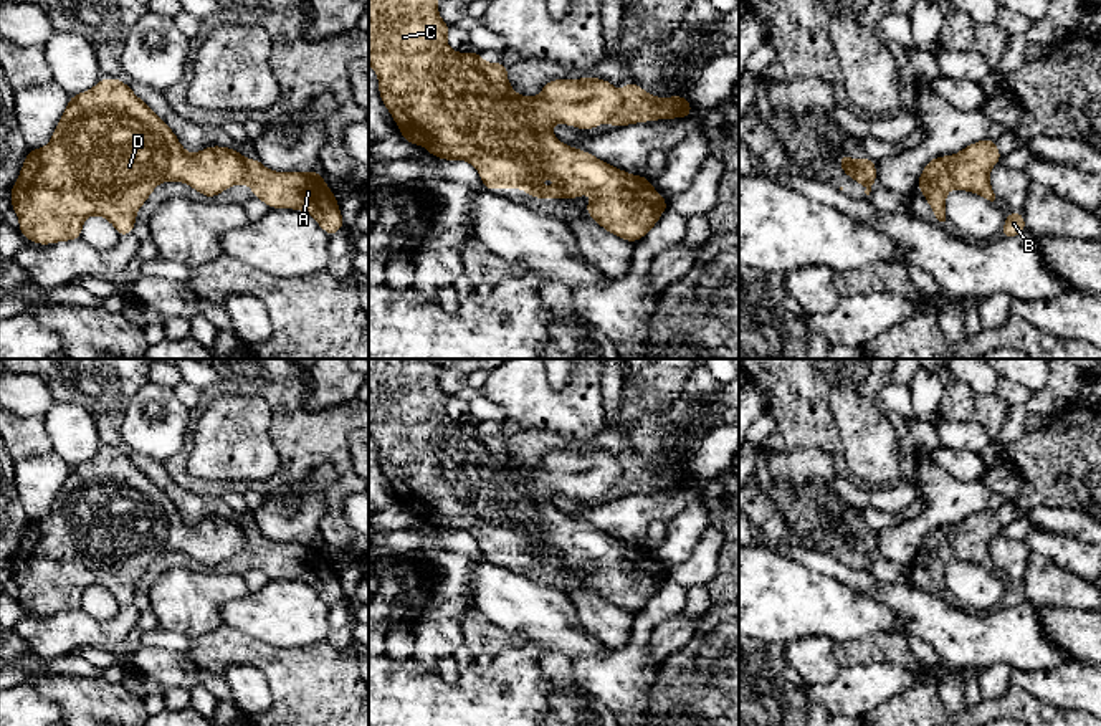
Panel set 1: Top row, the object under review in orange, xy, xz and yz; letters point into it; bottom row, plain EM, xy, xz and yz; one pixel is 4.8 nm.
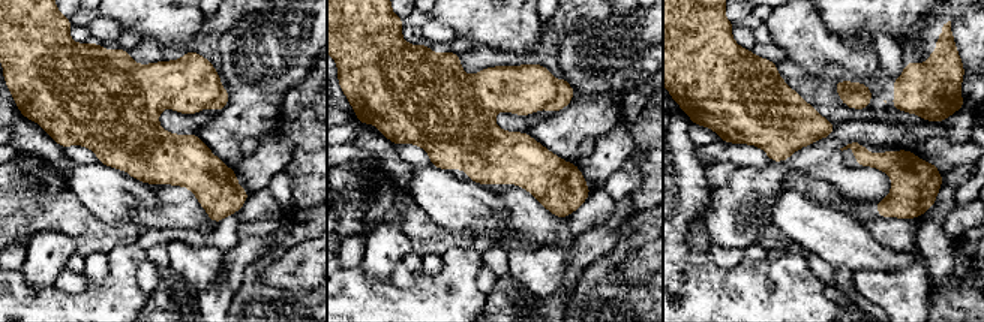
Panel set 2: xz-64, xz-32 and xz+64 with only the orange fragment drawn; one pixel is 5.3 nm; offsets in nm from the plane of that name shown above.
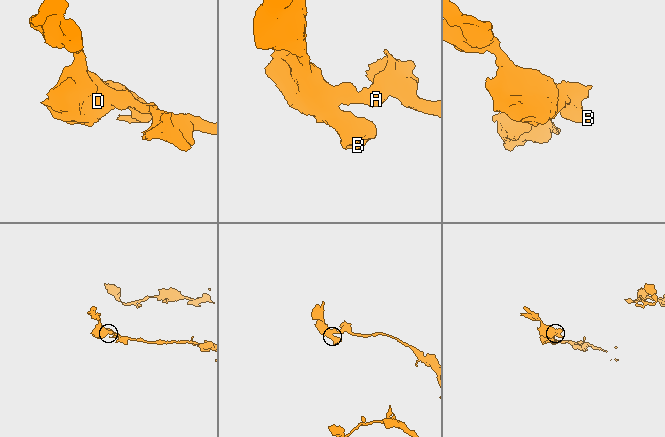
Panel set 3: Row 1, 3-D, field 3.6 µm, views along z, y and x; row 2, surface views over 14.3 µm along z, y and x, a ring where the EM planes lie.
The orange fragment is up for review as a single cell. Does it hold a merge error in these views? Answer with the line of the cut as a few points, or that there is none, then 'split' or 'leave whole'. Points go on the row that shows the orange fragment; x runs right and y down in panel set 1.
cut xz (622, 96), (620, 106), (607, 119); split

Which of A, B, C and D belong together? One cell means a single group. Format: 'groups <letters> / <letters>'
groups A / B C D

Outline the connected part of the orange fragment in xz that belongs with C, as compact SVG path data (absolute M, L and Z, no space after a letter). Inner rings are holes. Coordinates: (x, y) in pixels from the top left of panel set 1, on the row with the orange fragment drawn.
M369 0L369 64L379 78L380 99L405 142L422 144L436 159L473 164L486 190L522 189L542 200L593 193L585 212L603 230L630 243L643 238L670 207L650 180L570 147L552 134L554 122L582 131L607 122L622 104L617 88L607 79L585 76L547 81L536 98L517 94L508 81L506 64L486 63L479 53L456 53L448 46L451 25L440 18L438 5L440 0ZM541 177L554 177L559 187L541 187Z

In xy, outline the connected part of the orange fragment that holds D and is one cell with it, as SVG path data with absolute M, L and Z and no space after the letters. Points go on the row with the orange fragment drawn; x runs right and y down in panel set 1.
M102 78L94 88L69 96L69 103L48 146L30 149L12 193L12 210L18 215L23 238L38 245L79 240L84 220L101 215L114 225L119 236L136 227L136 213L160 182L184 182L213 198L246 177L246 160L236 149L210 146L188 154L174 131L122 81Z

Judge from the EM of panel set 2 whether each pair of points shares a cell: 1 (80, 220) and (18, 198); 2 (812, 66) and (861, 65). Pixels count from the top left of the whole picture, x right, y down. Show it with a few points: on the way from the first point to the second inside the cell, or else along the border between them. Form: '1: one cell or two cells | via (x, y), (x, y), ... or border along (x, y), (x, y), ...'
1: one cell | via (65, 213), (33, 198)
2: one cell | via (824, 56), (849, 56)

